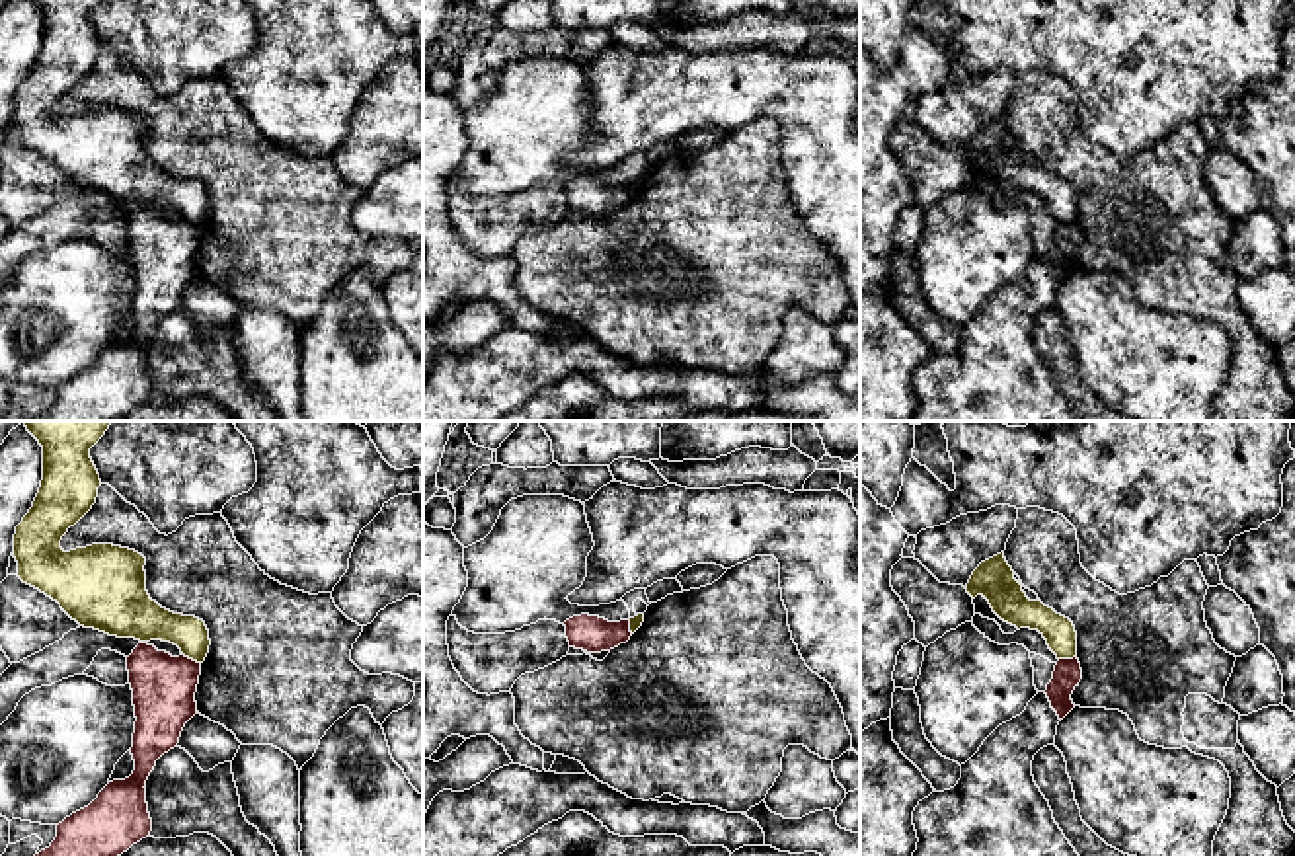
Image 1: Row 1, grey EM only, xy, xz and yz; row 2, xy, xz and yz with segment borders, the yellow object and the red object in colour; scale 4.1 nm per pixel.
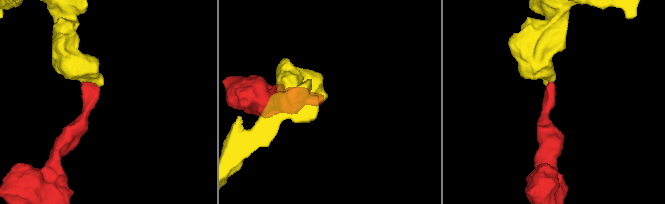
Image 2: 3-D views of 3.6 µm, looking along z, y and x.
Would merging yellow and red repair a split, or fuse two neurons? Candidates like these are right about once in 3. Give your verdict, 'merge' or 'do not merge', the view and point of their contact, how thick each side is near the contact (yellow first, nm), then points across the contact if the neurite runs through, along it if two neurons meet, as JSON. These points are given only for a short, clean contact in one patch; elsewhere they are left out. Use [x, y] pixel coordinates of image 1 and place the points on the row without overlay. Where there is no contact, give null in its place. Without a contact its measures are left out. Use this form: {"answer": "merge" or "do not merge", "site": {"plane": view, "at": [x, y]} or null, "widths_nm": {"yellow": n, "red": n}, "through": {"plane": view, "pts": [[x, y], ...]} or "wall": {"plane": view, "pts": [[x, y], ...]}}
{"answer": "do not merge", "site": {"plane": "xy", "at": [192, 221]}, "widths_nm": {"yellow": 170, "red": 260}, "wall": {"plane": "xy", "pts": [[184, 217], [199, 227]]}}

